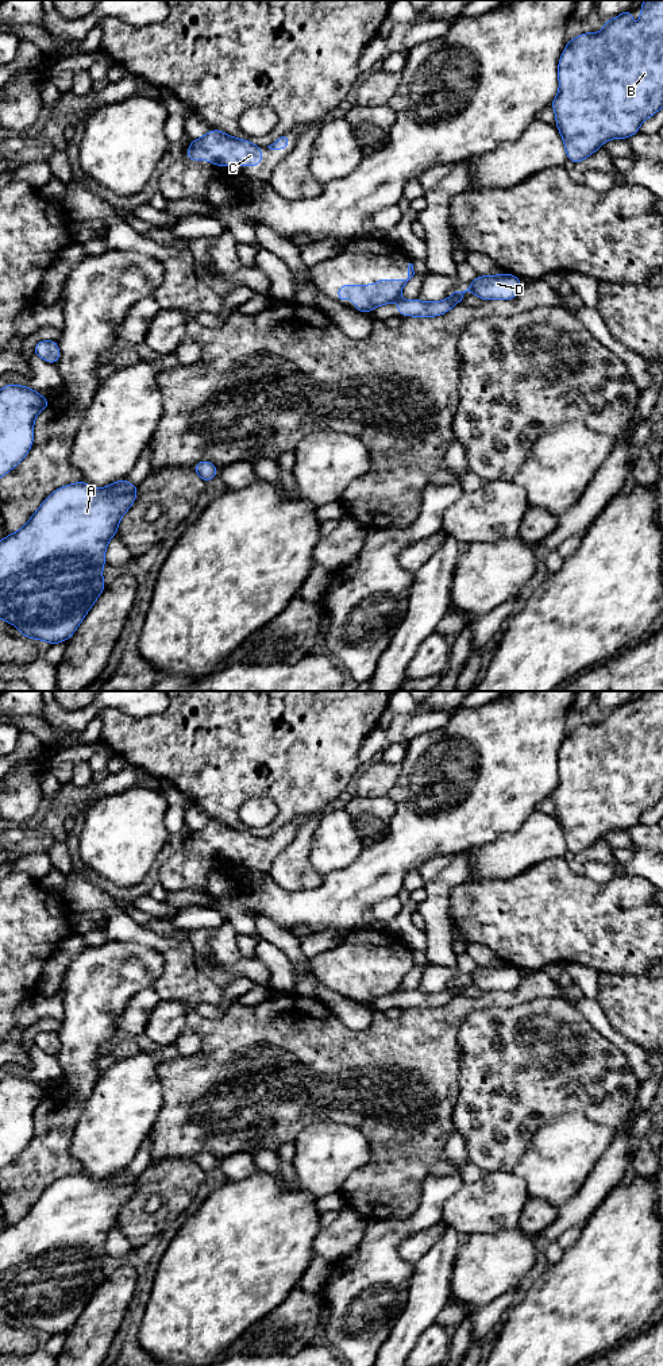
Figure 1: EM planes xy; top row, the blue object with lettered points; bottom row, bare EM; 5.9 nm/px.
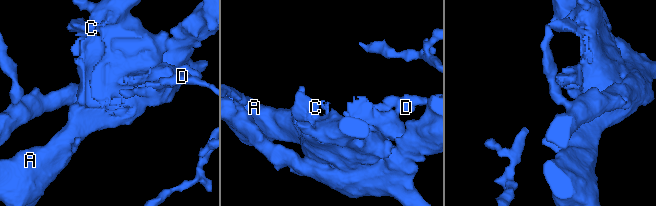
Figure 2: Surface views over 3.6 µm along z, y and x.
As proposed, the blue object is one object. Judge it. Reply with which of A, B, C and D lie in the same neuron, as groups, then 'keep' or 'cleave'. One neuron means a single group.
A C D / B | cleave

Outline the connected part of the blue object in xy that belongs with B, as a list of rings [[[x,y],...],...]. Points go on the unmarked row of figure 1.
[[[643,691],[639,717],[632,715],[631,699],[624,702],[621,706],[604,713],[601,726],[597,723],[597,721],[594,721],[593,723],[585,723],[568,732],[558,755],[558,771],[559,783],[554,788],[551,798],[555,802],[555,817],[562,826],[567,850],[578,856],[589,846],[595,844],[606,831],[628,830],[629,827],[637,825],[641,814],[663,799],[663,691]]]

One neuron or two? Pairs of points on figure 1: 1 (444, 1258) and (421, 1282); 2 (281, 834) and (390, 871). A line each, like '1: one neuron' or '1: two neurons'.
1: one neuron
2: two neurons

